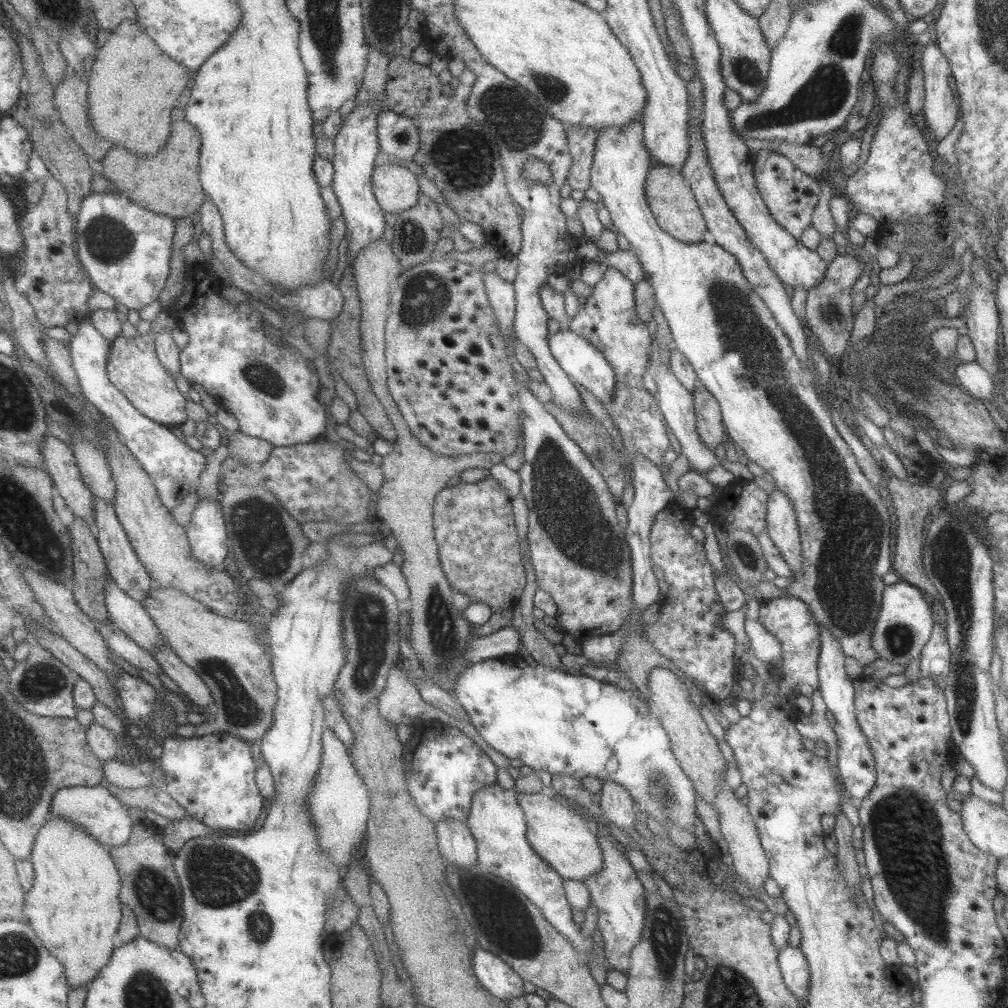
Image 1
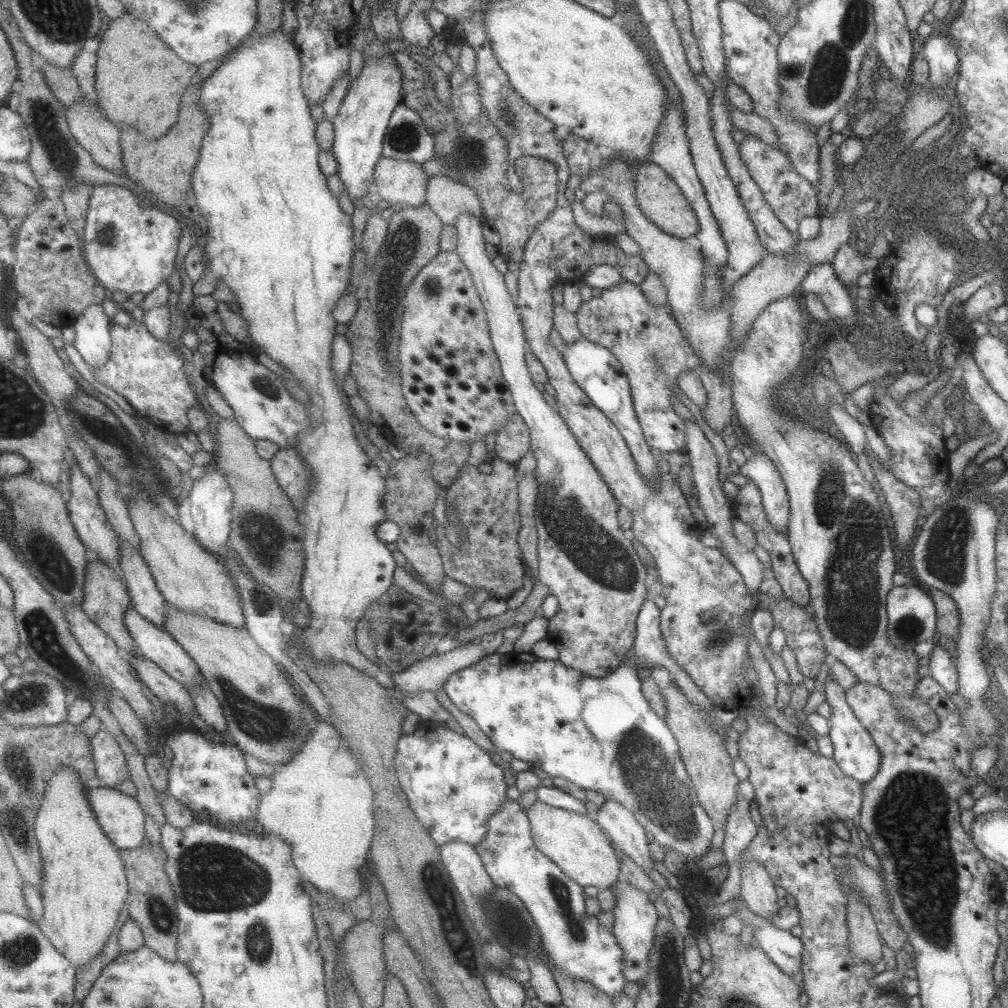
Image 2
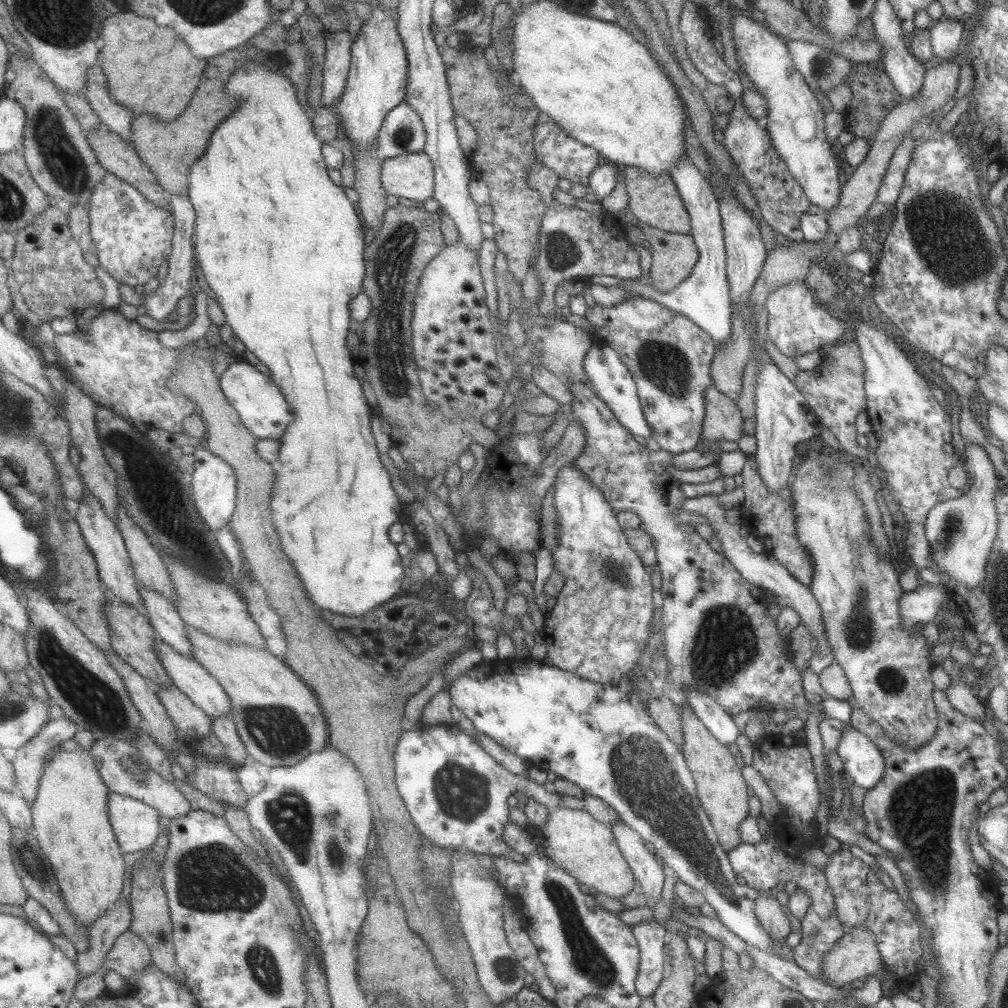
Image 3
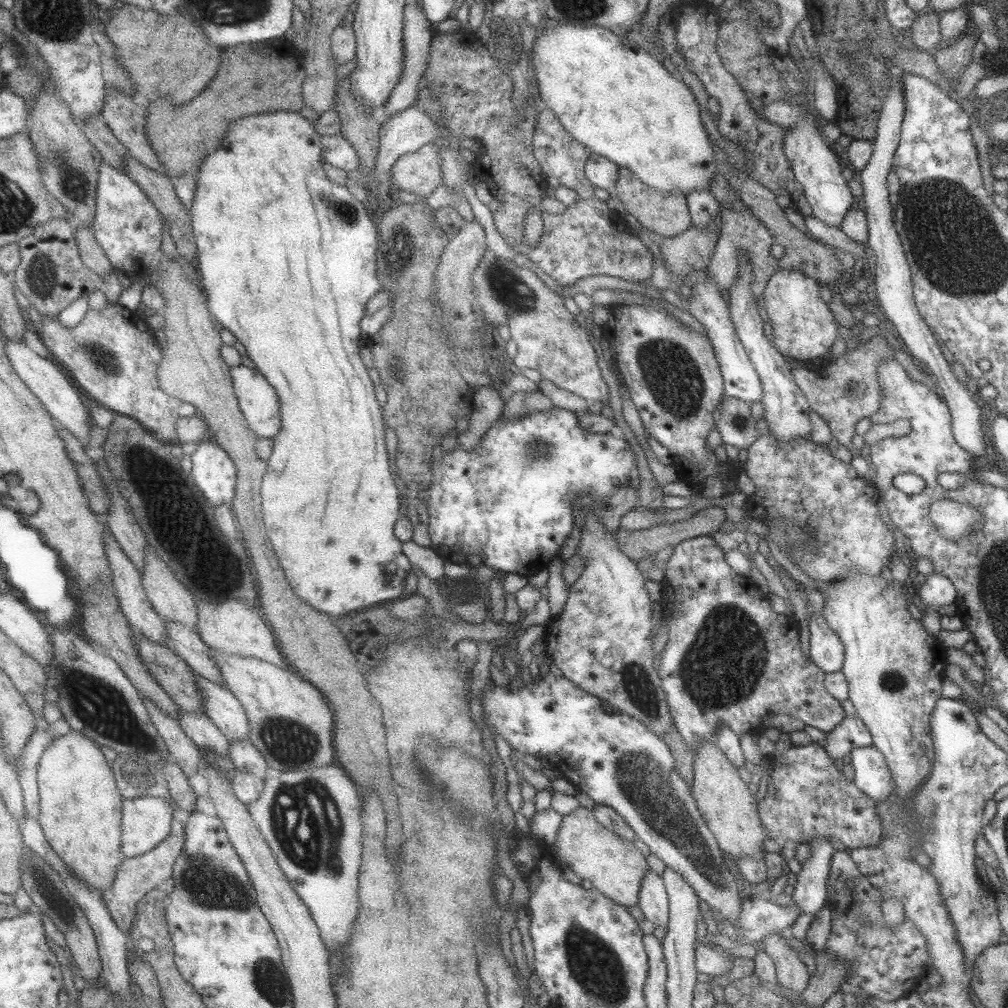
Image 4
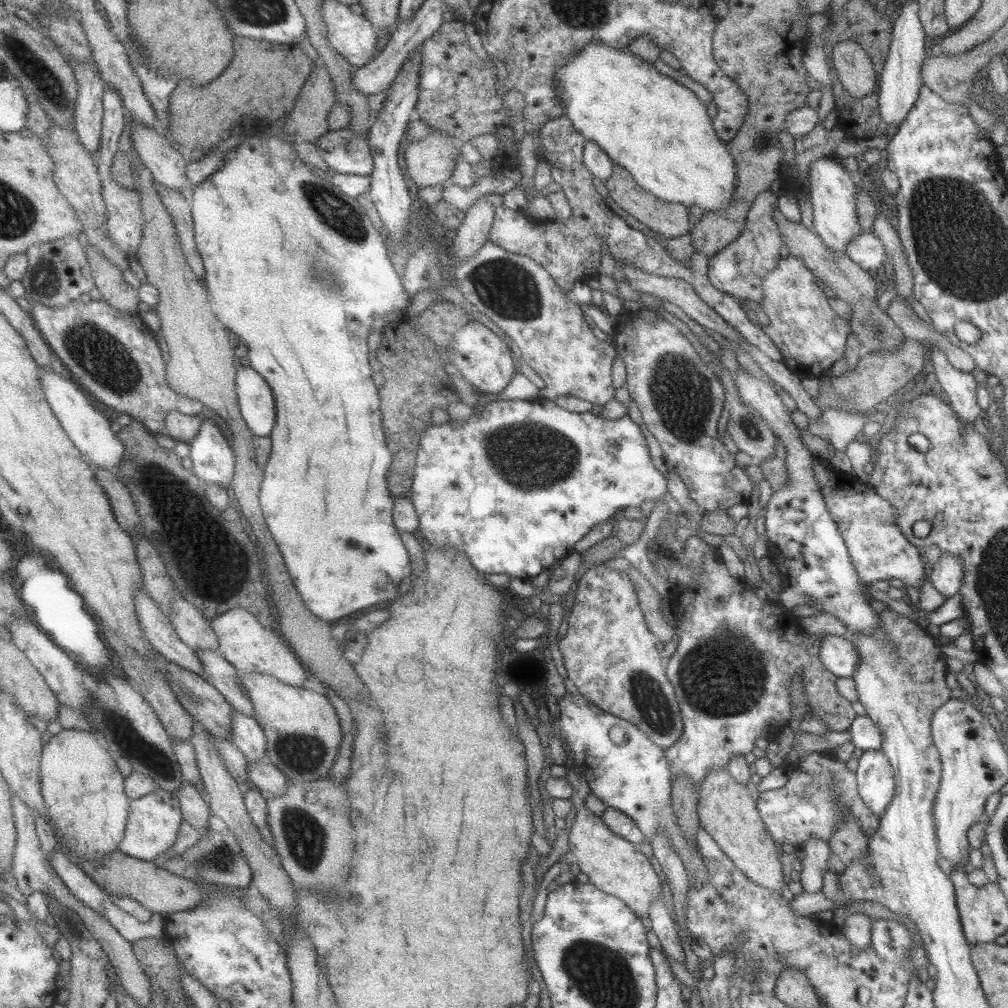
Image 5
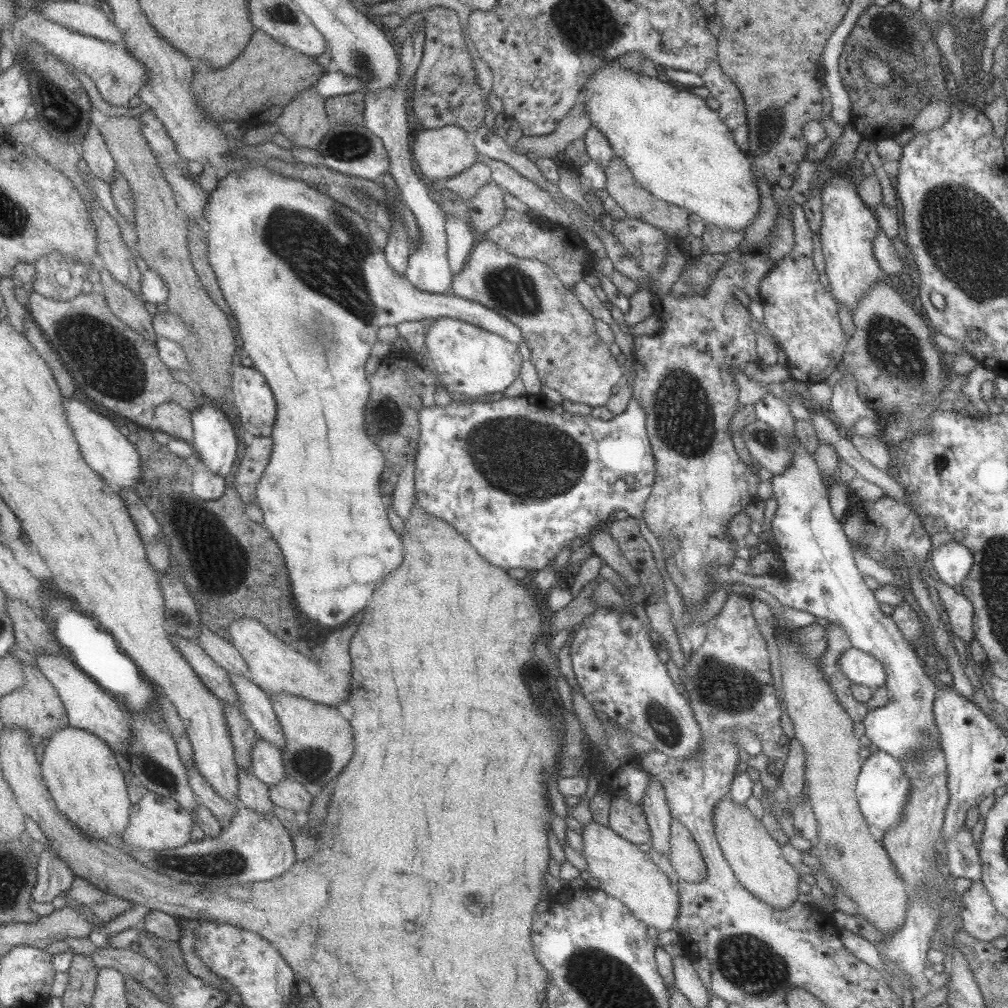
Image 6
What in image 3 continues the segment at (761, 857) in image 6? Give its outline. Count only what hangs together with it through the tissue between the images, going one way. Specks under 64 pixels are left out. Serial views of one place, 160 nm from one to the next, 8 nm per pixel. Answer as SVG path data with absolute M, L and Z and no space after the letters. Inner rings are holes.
M683 708L679 714L682 732L680 750L696 786L696 797L701 808L704 808L709 817L711 826L716 832L718 843L725 852L729 852L741 843L737 834L737 825L748 815L748 787L743 781L740 769L735 765L735 756L729 753L727 747L707 730L707 727L695 717L690 708Z

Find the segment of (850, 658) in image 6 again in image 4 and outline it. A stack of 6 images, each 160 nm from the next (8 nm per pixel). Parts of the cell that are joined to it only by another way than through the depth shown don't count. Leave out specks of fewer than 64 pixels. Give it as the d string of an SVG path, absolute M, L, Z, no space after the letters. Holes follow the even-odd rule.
M819 611L807 617L809 631L809 658L824 674L842 668L845 648L835 633L827 626Z

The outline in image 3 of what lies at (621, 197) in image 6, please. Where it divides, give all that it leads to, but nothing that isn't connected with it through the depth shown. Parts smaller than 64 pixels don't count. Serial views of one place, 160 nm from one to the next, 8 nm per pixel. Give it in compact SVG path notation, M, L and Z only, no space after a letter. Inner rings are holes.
M635 167L621 168L621 172L623 184L625 184L625 192L627 192L628 210L633 213L635 220L663 232L689 236L690 216L685 211L683 202L678 196L676 187L668 174L649 176L641 168Z

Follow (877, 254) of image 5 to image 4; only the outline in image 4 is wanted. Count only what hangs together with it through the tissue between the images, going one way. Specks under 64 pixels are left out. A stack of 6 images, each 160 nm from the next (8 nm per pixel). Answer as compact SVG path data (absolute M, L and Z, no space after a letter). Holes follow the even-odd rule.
M813 215L804 217L804 224L805 228L807 228L807 232L821 243L836 246L852 254L860 265L860 270L863 270L865 260L863 245L865 244L855 243L847 239L847 236L838 227L827 226L813 217Z

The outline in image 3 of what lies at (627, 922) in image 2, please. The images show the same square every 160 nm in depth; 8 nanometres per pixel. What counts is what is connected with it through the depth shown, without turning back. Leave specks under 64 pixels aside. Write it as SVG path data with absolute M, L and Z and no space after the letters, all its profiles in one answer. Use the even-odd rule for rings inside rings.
M655 920L639 922L630 926L639 951L639 962L634 989L639 996L652 996L662 979L662 970L666 966L664 928Z

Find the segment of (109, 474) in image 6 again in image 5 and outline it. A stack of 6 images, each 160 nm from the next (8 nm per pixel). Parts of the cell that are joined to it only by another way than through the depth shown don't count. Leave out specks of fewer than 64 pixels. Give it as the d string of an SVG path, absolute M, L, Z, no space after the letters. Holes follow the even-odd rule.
M40 365L39 367L40 381L43 384L45 396L76 448L79 448L85 458L94 466L103 467L108 471L117 470L125 447L117 440L115 432L109 429L110 422L107 422L107 417L91 404L90 394L78 382L70 380L69 377L65 378L65 375L62 376Z

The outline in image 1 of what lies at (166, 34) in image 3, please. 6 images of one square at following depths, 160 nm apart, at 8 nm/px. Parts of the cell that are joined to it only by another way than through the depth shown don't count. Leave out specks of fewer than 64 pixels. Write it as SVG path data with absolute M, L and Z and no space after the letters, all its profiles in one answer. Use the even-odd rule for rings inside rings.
M123 20L99 48L89 76L89 112L92 129L103 140L122 146L135 157L153 157L166 143L171 130L171 109L183 92L189 71L167 58L145 36L139 24Z

